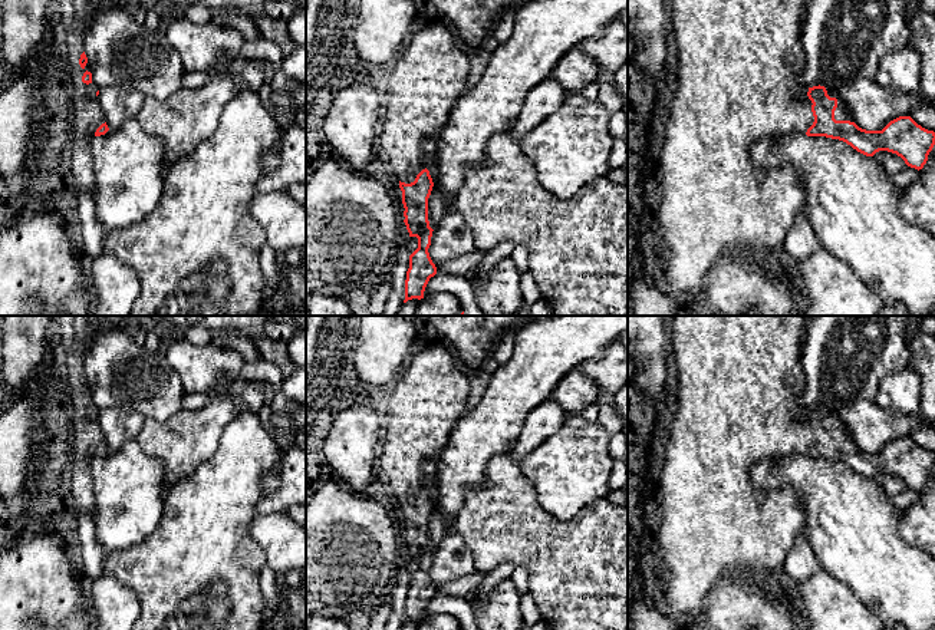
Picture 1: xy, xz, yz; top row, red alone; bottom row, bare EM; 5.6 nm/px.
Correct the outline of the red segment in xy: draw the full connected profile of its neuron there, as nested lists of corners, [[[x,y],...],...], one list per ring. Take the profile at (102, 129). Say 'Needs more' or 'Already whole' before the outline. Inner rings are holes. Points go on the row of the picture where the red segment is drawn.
Needs more. [[[59,0],[57,10],[66,33],[68,72],[72,77],[75,116],[72,122],[72,181],[78,191],[93,195],[92,139],[109,128],[96,105],[99,88],[92,82],[90,63],[83,52],[83,36],[96,0]]]

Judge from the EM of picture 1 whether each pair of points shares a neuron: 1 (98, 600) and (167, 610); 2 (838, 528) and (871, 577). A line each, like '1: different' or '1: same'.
1: different
2: same

